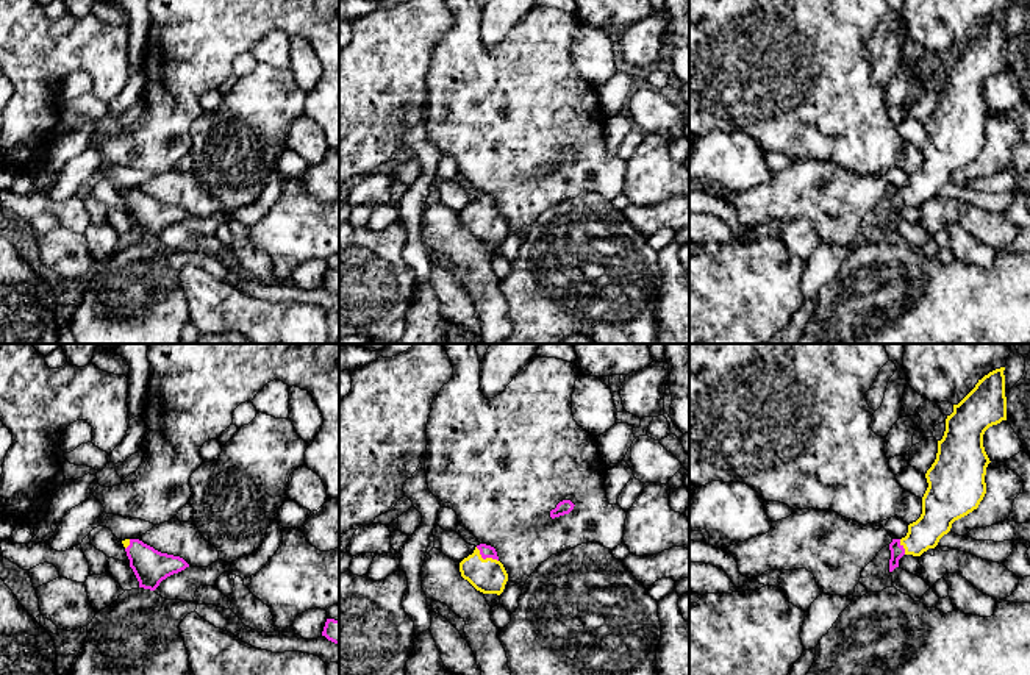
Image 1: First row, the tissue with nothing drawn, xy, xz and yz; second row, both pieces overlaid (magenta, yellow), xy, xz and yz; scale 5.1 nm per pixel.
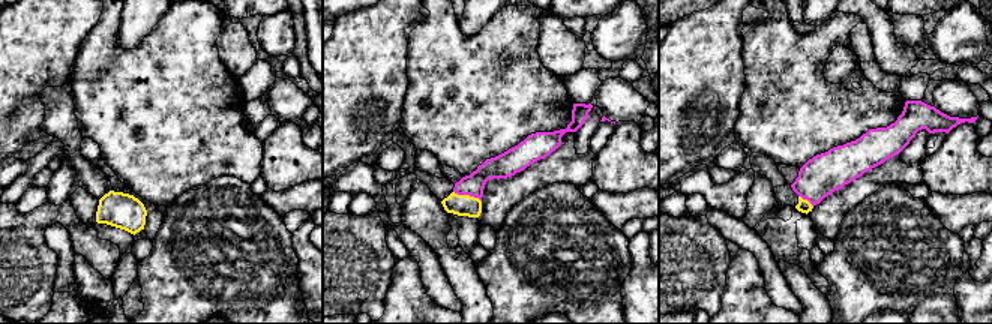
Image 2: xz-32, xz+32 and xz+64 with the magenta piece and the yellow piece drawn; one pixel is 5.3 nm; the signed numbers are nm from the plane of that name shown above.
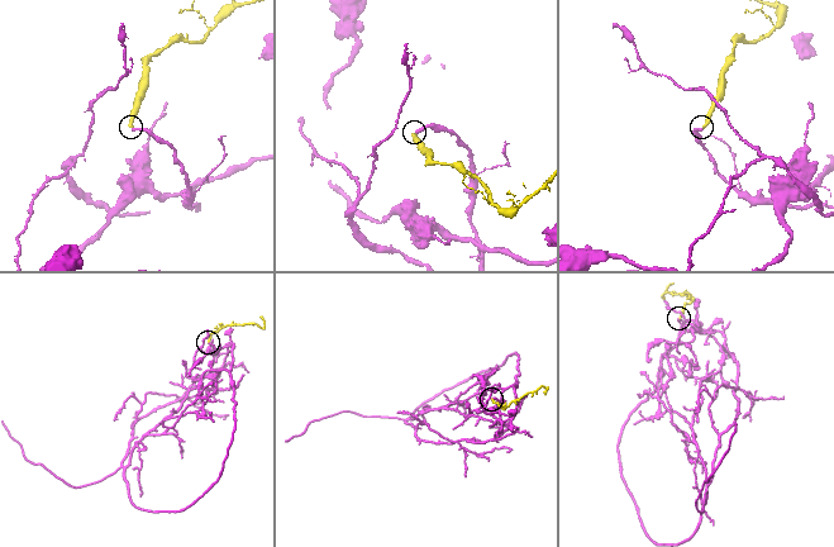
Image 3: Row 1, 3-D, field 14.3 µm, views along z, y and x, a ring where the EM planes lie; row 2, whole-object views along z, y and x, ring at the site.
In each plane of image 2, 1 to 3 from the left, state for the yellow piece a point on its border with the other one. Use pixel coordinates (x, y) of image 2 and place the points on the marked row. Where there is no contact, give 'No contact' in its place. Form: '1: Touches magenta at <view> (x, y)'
1: No contact
2: Touches magenta at xz+32 (467, 194)
3: Touches magenta at xz+64 (806, 198)

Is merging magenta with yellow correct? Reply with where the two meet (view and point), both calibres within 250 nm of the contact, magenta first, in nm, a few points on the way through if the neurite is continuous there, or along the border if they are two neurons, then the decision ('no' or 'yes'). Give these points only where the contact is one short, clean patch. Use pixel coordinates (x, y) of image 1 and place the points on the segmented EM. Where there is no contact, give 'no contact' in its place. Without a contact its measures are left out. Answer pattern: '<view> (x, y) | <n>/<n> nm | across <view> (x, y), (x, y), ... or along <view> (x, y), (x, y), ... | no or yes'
xz (485, 558) | 60/180 nm | across xz (485, 550), (485, 558), (485, 572), (488, 575) | yes

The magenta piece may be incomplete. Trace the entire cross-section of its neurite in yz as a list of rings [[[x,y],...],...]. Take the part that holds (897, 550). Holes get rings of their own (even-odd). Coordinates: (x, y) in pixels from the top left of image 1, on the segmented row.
[[[1005,367],[996,369],[978,380],[975,388],[958,405],[953,405],[953,412],[947,416],[944,436],[938,441],[936,459],[925,473],[928,488],[922,497],[922,514],[908,525],[905,538],[892,539],[889,544],[889,572],[899,567],[903,555],[921,556],[928,548],[935,548],[939,539],[950,531],[952,523],[977,509],[983,500],[986,467],[991,462],[983,447],[983,434],[989,427],[1007,420],[1003,370]]]

